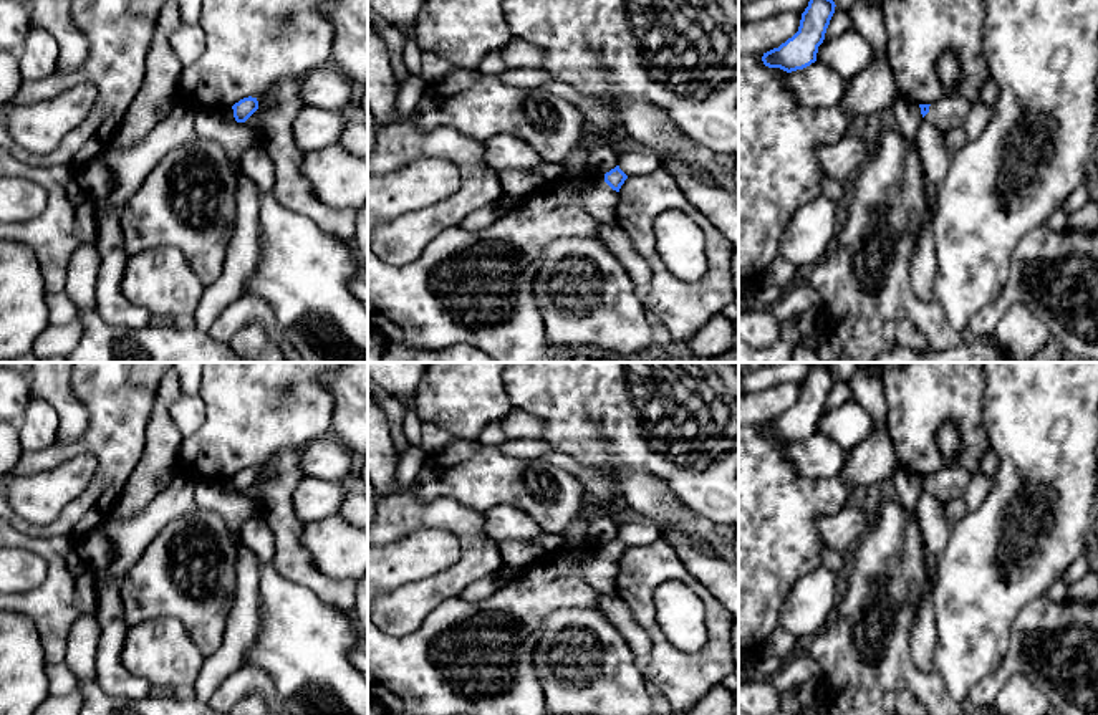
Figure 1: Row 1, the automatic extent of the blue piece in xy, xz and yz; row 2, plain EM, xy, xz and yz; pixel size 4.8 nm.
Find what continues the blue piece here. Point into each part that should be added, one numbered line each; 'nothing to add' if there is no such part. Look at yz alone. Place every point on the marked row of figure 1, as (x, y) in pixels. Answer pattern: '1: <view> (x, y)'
1: yz (949, 111)

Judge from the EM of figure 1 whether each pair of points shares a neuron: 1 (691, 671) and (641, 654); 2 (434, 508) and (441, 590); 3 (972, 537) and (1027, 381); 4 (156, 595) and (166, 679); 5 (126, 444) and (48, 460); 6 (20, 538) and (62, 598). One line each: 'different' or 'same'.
1: different
2: same
3: same
4: different
5: same
6: same

